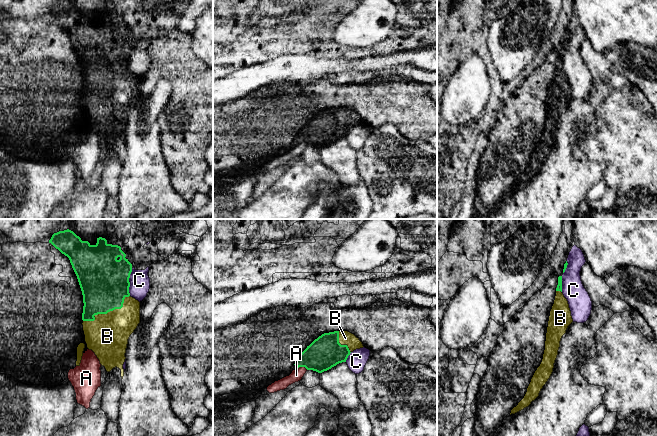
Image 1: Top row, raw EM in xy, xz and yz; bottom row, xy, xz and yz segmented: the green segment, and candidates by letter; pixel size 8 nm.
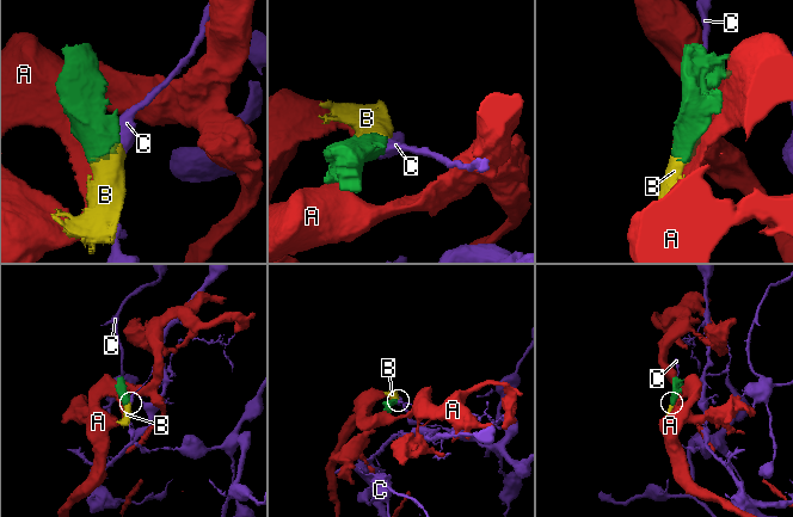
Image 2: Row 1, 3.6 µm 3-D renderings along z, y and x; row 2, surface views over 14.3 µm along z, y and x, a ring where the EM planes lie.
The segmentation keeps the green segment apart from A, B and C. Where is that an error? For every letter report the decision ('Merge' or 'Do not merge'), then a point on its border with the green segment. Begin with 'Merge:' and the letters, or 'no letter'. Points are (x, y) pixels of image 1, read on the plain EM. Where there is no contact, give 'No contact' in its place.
Merge: B
A: Do not merge. Touches green at xz (302, 142)
B: Merge. Touches green at xy (107, 88)
C: Do not merge. Touches green at xy (129, 58)

